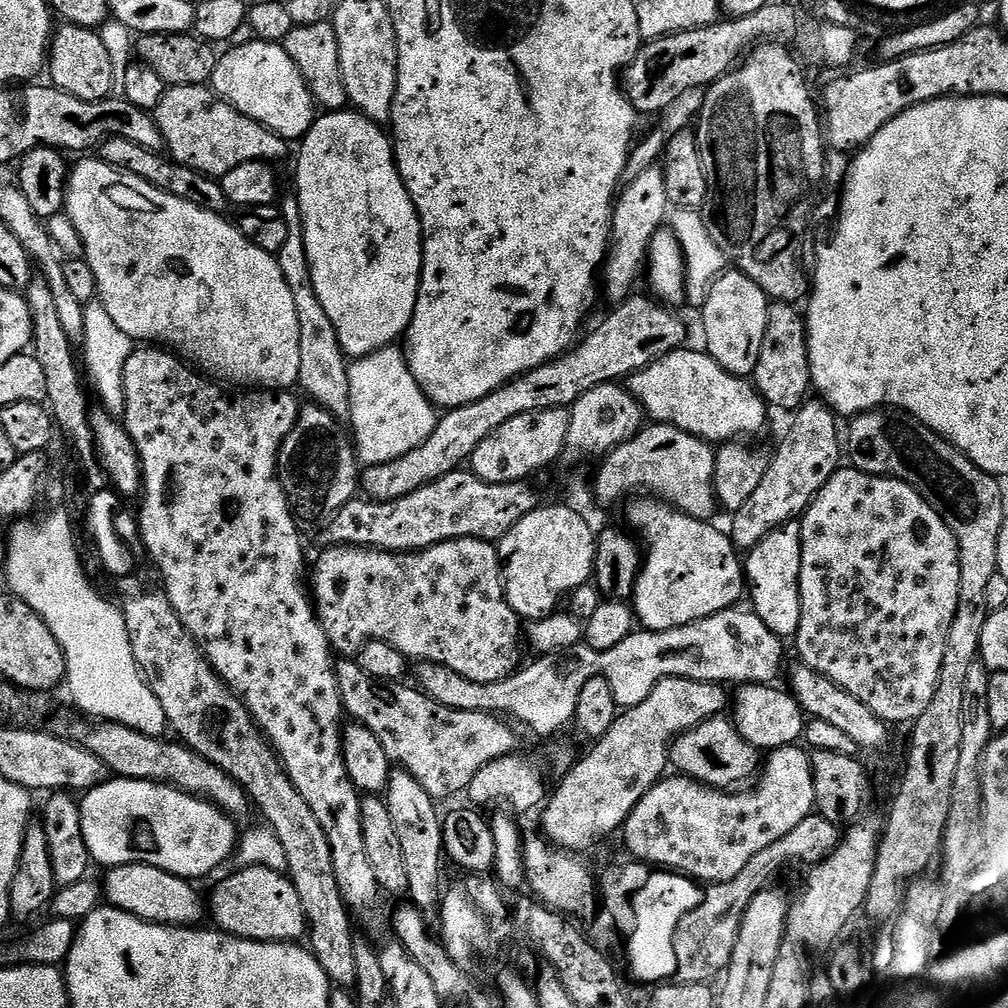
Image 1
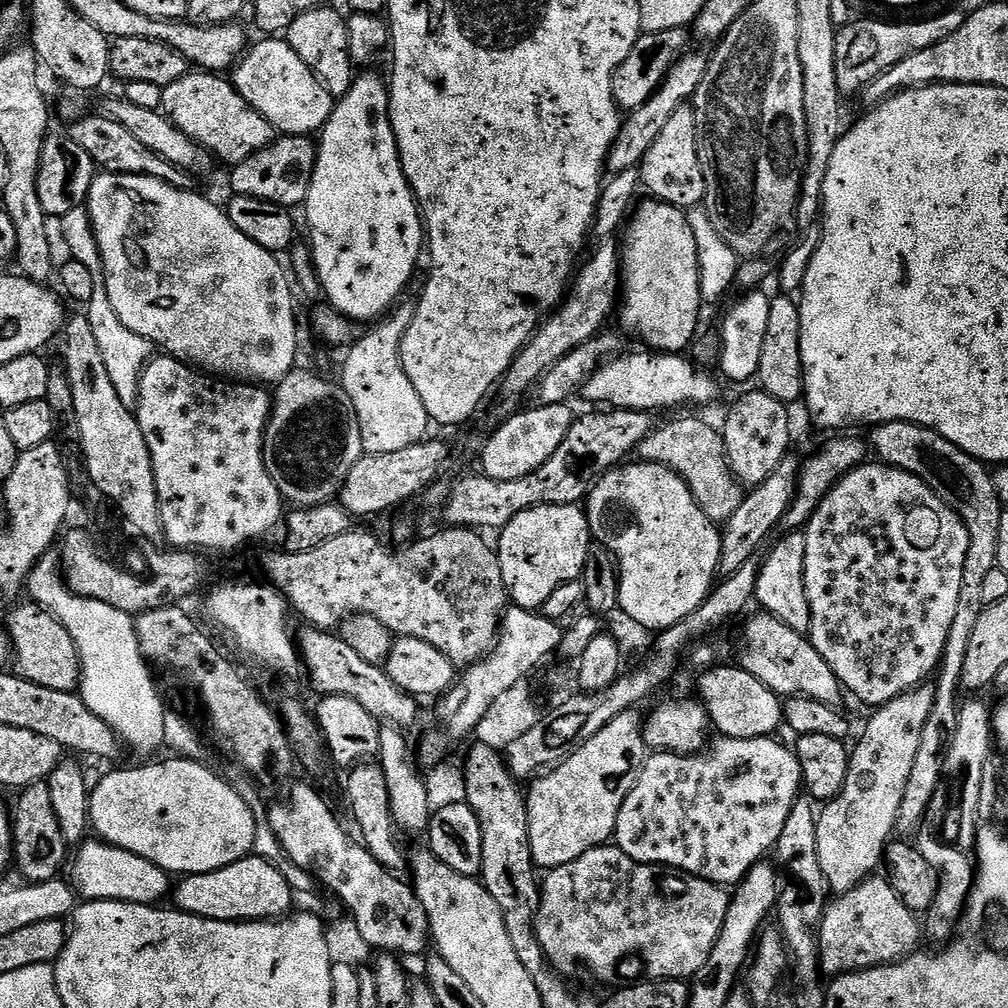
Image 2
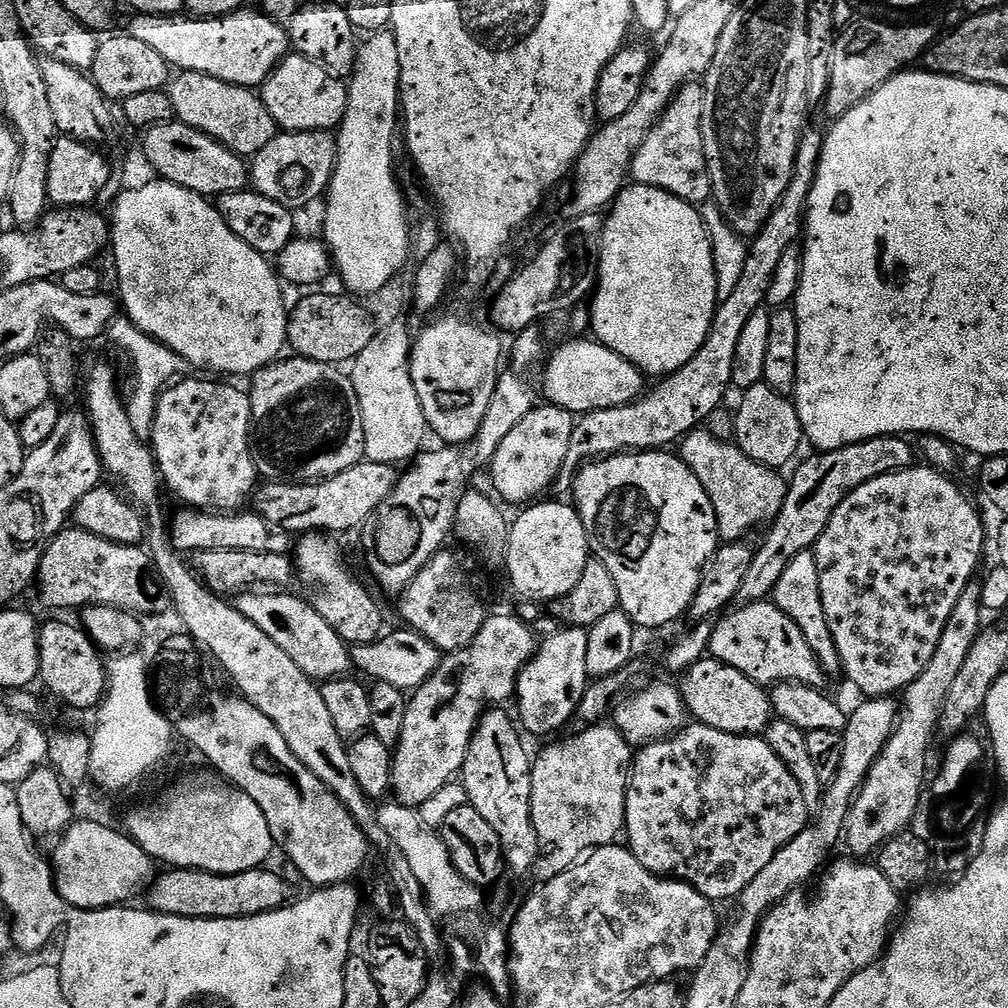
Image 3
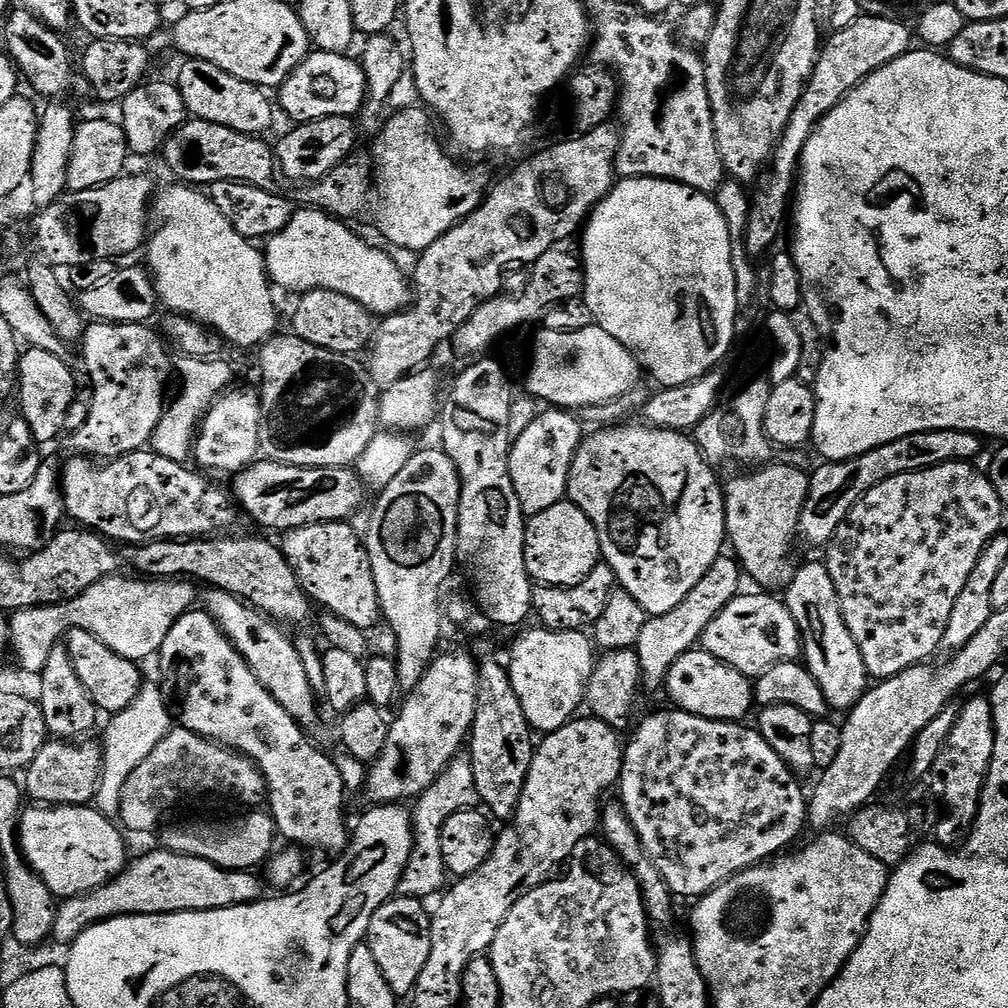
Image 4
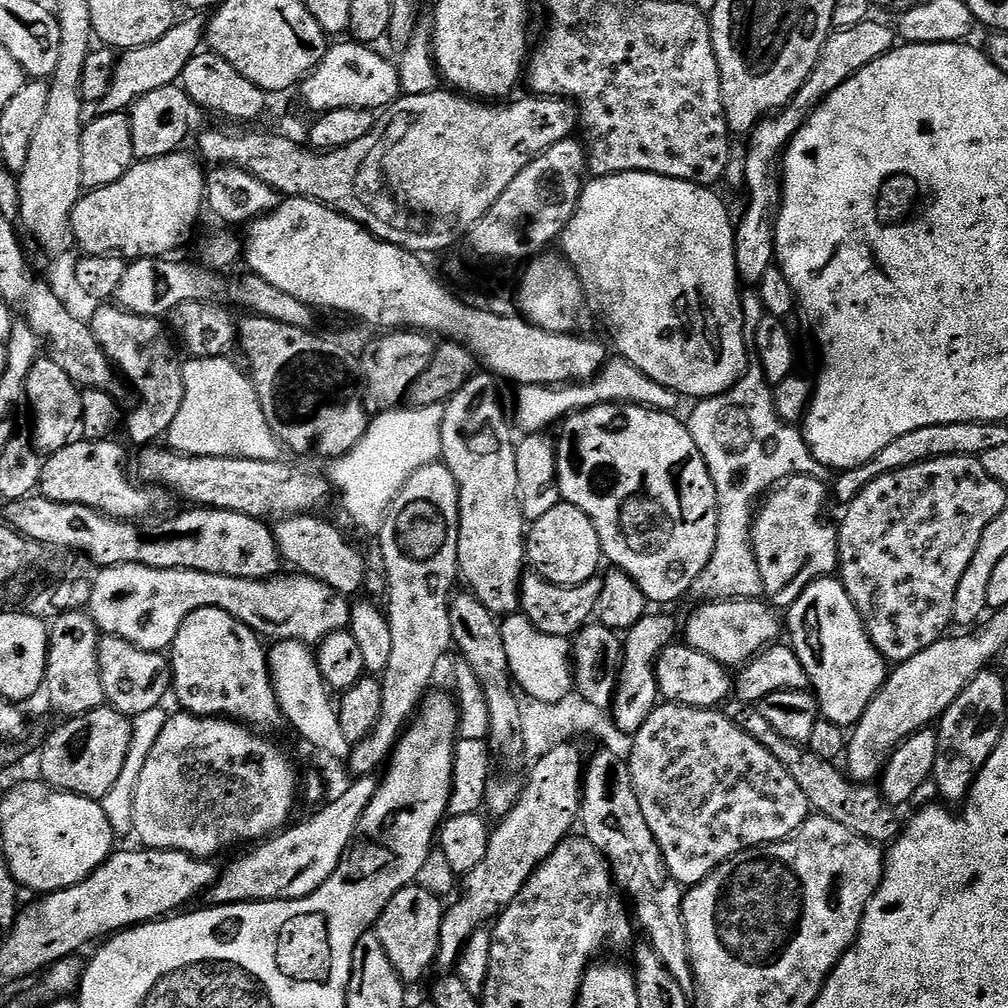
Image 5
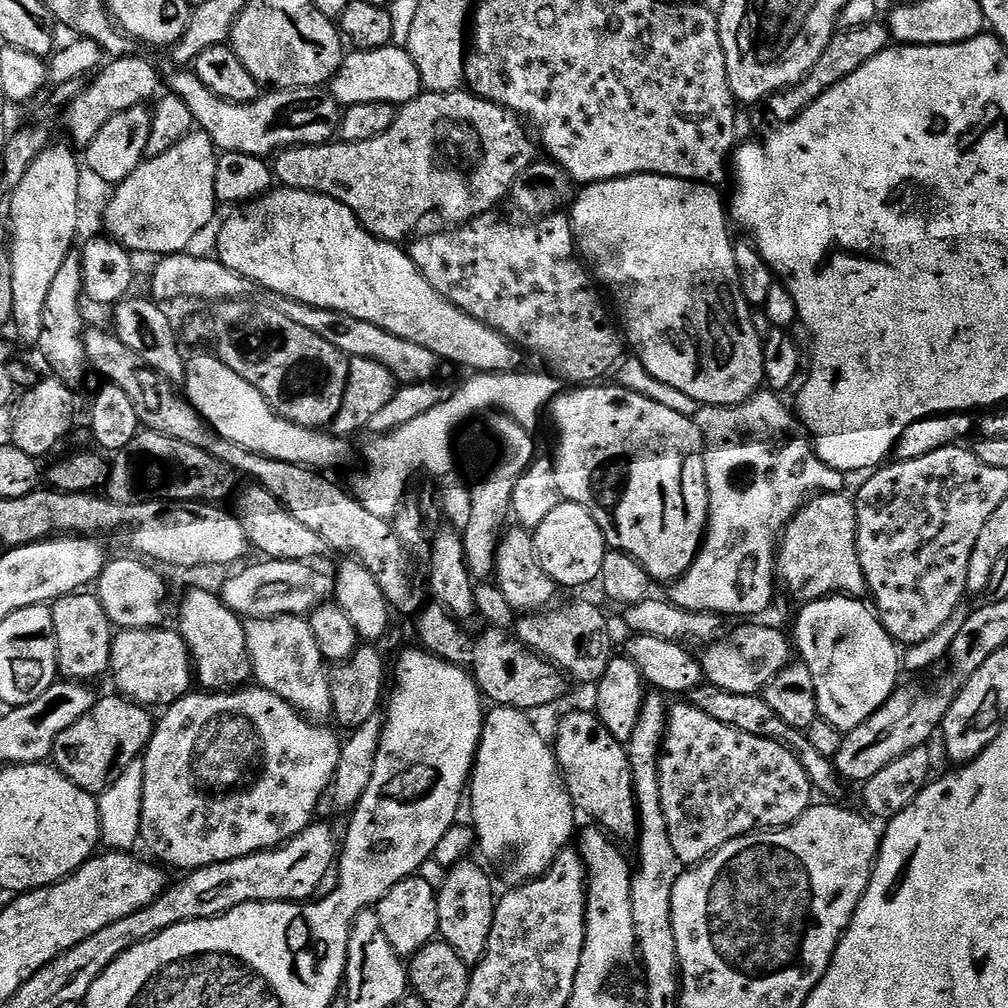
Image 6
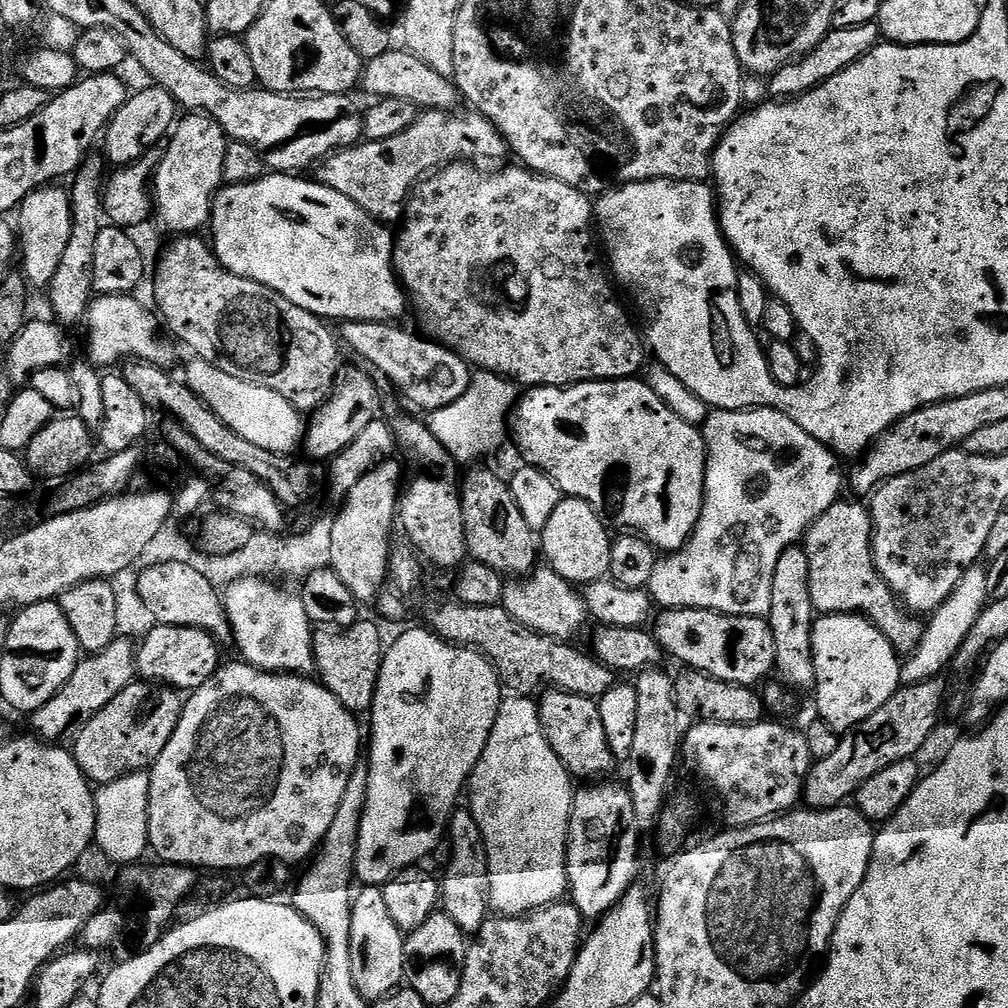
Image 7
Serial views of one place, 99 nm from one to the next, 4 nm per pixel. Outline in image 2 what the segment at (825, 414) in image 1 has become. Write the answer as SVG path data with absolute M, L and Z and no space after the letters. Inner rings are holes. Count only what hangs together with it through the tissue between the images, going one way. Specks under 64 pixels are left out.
M789 454L776 470L761 484L753 487L747 493L742 502L742 506L738 506L738 510L734 510L734 514L723 521L722 531L720 534L720 570L721 577L729 576L739 570L741 566L746 566L746 562L750 562L757 555L756 551L764 544L764 539L771 534L777 527L781 527L784 515L788 513L788 507L792 505L793 498L796 497L796 478L800 474L802 467L801 461L794 458L795 455Z

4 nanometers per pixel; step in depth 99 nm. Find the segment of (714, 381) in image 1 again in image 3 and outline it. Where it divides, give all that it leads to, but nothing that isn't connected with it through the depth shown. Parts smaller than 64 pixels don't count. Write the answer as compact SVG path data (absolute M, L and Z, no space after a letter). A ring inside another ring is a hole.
M595 338L568 340L560 349L549 355L544 365L543 395L548 395L549 405L565 408L573 414L594 410L606 410L614 406L626 406L637 400L645 391L646 376L622 354L614 354Z

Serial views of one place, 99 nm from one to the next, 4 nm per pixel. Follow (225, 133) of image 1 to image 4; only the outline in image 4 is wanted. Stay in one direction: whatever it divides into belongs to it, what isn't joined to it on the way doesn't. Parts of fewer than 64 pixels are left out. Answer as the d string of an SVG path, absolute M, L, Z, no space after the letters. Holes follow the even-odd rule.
M185 59L183 63L180 73L174 76L174 83L186 102L189 117L206 122L218 122L218 126L230 126L230 130L238 130L247 136L260 136L271 126L274 100L273 97L272 100L268 97L271 95L265 89L259 88L257 84L242 82L242 78L234 78L234 74L226 74L226 70L218 70L214 62Z

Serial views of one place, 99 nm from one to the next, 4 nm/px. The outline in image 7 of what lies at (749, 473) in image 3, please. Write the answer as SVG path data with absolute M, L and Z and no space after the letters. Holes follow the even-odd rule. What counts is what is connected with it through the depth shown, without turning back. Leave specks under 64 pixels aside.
M837 502L834 506L830 506L830 510L826 510L826 514L822 514L812 523L802 540L802 547L810 566L810 598L812 599L812 607L820 614L859 614L863 616L864 619L869 620L869 622L892 643L892 648L897 654L910 654L920 645L920 639L923 637L925 625L923 623L919 624L919 622L916 621L919 619L917 619L915 615L905 611L900 601L896 599L895 594L890 591L886 586L886 582L876 572L876 567L872 561L872 518L869 509L865 507L865 505L863 508L860 504L844 503L845 502Z

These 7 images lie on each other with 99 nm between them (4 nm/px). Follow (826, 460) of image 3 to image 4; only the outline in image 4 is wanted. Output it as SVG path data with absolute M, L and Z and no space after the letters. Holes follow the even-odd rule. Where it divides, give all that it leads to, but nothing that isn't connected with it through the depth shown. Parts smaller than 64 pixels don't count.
M922 430L918 434L906 434L906 438L894 438L894 442L886 442L849 460L821 463L821 468L816 473L813 471L808 478L806 502L800 511L799 535L808 544L827 546L832 543L836 527L843 522L846 514L863 496L874 490L878 482L955 460L975 461L984 444L981 437L966 430Z

